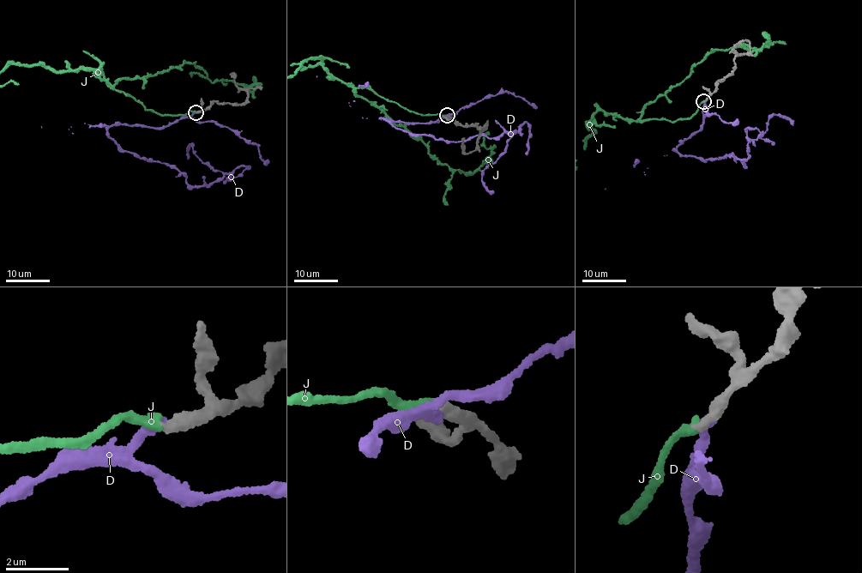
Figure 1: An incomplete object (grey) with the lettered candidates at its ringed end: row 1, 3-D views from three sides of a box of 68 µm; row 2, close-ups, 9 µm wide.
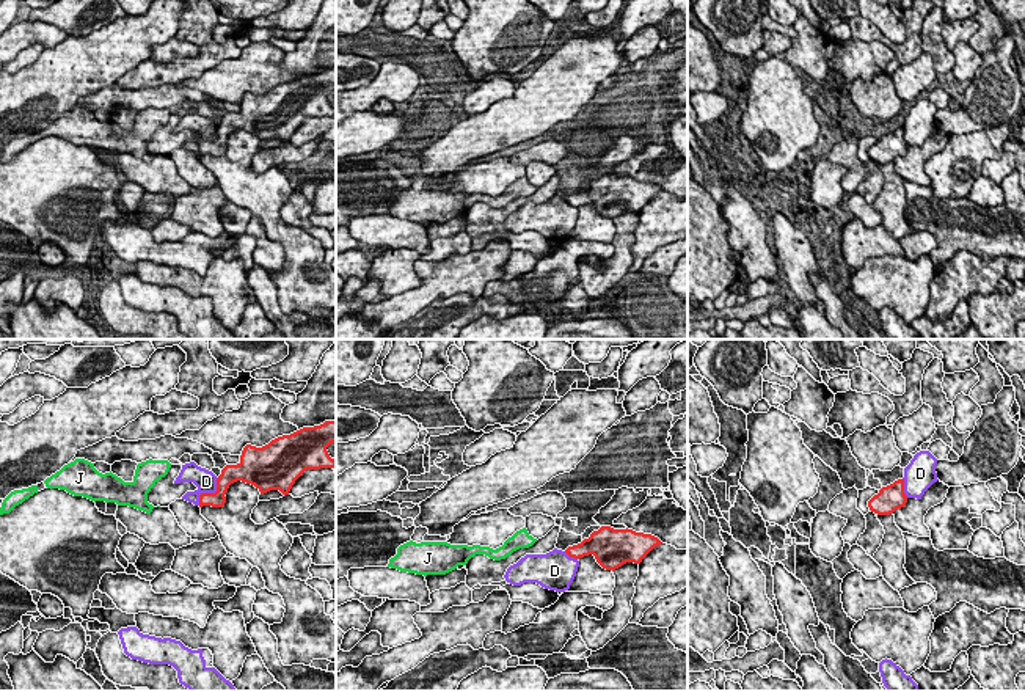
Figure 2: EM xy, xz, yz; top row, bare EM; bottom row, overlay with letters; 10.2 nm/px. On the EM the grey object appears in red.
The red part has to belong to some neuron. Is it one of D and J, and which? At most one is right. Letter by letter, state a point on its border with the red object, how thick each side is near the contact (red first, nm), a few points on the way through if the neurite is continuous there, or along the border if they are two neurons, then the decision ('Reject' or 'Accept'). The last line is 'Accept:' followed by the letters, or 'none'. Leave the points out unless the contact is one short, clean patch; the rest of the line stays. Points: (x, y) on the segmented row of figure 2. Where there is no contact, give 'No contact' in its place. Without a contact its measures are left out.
D: Touches red at xy (209, 493). Thickness 160 nm (red) against 220 nm. Reject
J: No contact. Accept
Accept: J

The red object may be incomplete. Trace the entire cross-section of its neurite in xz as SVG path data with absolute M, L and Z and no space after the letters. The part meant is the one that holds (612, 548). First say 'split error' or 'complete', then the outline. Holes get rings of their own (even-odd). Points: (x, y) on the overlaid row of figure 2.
complete | M601 526L593 531L589 539L581 543L568 547L565 553L570 558L579 559L593 554L596 562L606 570L615 570L626 562L640 564L642 559L662 542L644 532L633 529L614 529Z

